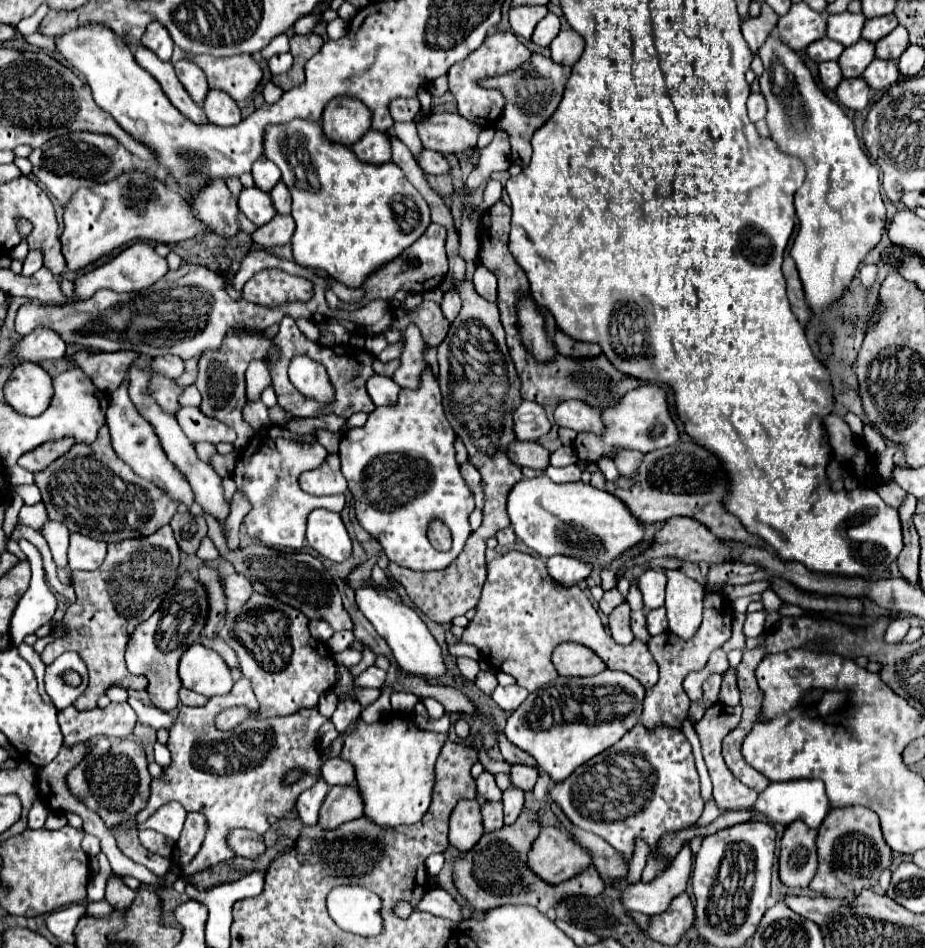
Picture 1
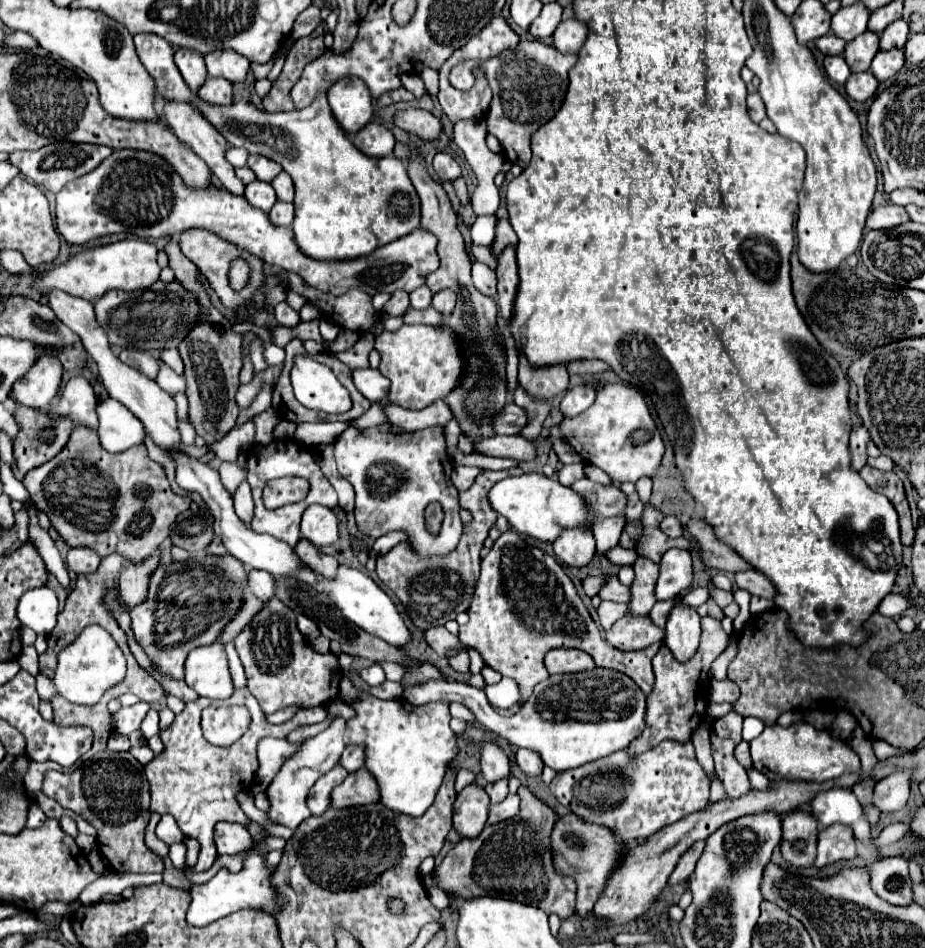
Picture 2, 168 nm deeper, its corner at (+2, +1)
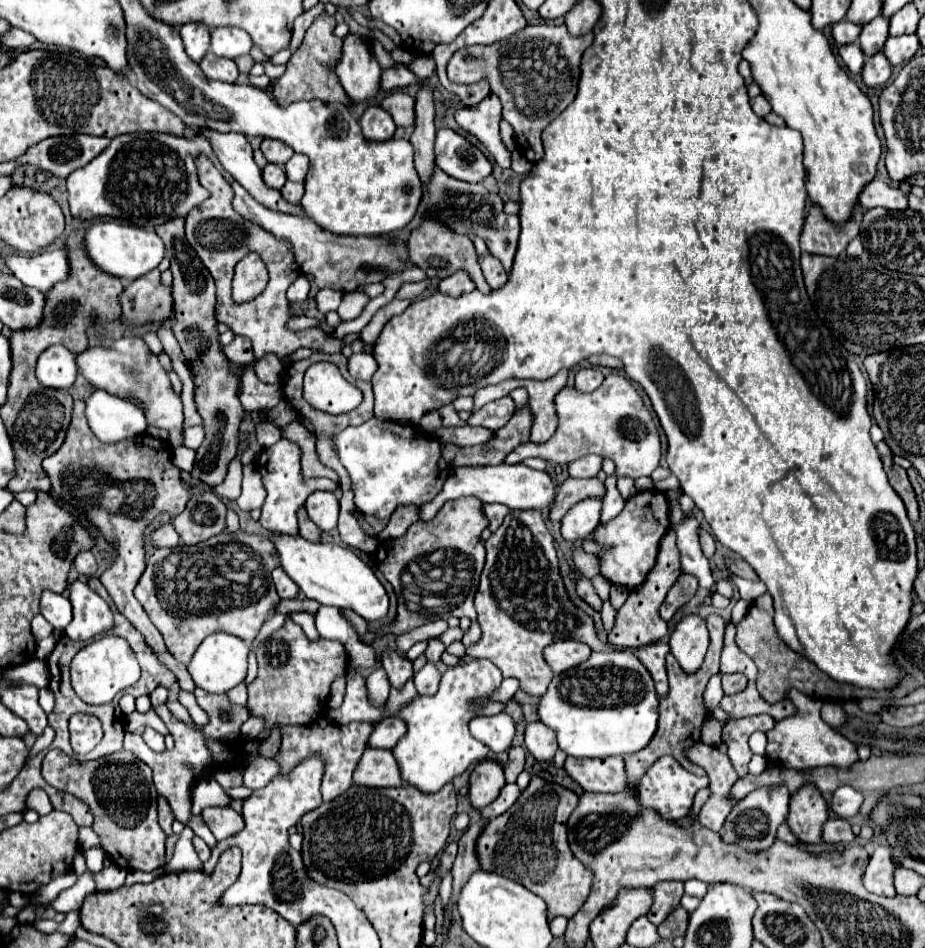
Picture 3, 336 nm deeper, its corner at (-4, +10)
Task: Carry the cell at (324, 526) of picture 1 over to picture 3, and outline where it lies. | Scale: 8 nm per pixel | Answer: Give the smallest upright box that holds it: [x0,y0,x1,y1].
[305,492,339,530]

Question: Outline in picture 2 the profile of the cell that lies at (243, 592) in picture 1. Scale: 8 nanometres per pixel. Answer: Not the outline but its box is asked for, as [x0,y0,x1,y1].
[249,569,273,601]

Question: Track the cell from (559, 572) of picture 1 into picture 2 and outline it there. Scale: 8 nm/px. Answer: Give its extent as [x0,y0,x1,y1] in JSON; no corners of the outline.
[553,529,595,567]

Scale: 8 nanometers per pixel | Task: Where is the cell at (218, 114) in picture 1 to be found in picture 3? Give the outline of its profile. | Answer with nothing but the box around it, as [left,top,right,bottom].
[201,52,239,82]

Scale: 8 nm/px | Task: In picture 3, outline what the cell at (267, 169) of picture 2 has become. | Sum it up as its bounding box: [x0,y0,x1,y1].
[261,138,293,166]

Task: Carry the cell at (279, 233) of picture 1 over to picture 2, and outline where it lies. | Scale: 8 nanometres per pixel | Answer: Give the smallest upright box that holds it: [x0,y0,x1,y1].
[269,201,293,227]

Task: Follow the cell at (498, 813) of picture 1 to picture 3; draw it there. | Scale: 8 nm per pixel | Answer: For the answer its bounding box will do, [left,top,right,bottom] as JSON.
[505,746,525,782]

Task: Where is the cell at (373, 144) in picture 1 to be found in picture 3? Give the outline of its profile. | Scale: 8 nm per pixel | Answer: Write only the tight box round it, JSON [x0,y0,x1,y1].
[361,106,395,140]

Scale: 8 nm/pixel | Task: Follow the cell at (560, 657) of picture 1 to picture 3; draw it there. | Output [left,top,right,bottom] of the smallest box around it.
[543,640,591,674]

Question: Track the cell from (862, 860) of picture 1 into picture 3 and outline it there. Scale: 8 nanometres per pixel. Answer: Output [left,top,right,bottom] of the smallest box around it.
[823,818,855,844]

